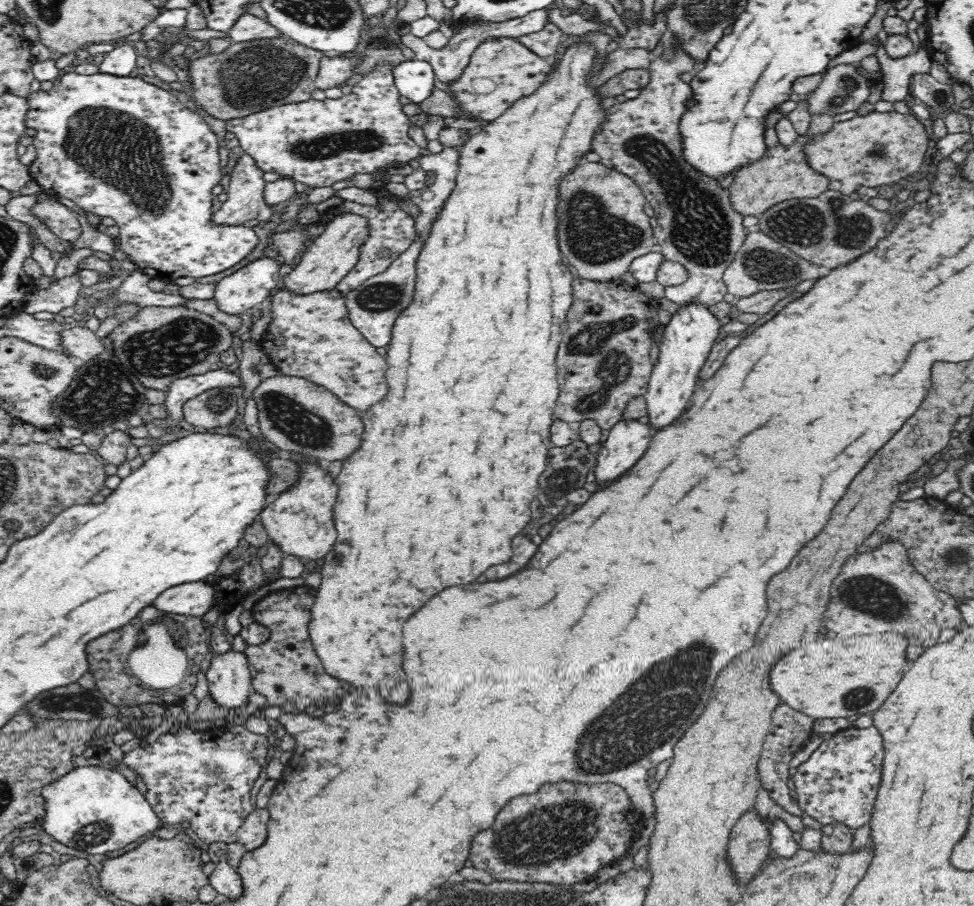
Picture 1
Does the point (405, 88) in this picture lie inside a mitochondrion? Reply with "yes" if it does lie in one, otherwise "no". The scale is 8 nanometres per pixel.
no

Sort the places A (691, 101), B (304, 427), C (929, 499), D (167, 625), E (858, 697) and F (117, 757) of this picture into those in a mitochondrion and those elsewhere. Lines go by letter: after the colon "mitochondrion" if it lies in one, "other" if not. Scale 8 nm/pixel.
A: other
B: mitochondrion
C: other
D: mitochondrion
E: mitochondrion
F: other

